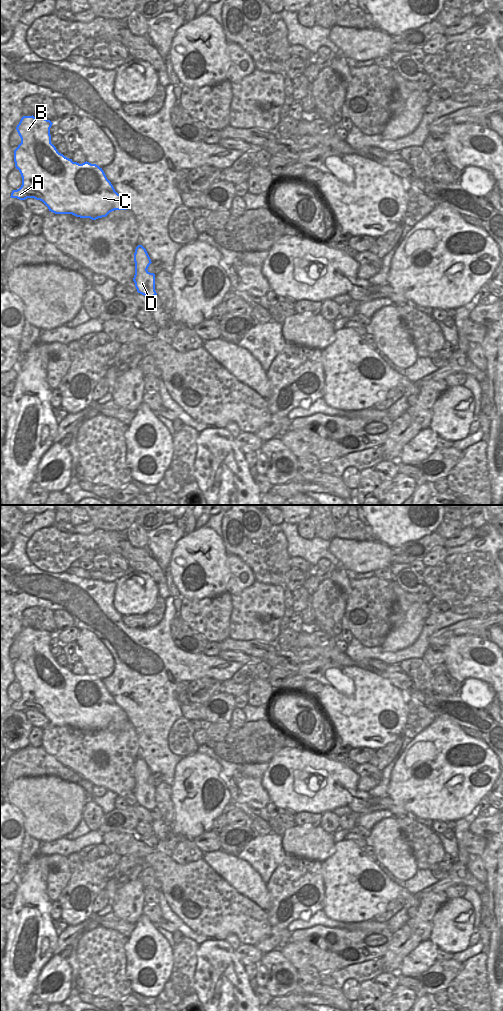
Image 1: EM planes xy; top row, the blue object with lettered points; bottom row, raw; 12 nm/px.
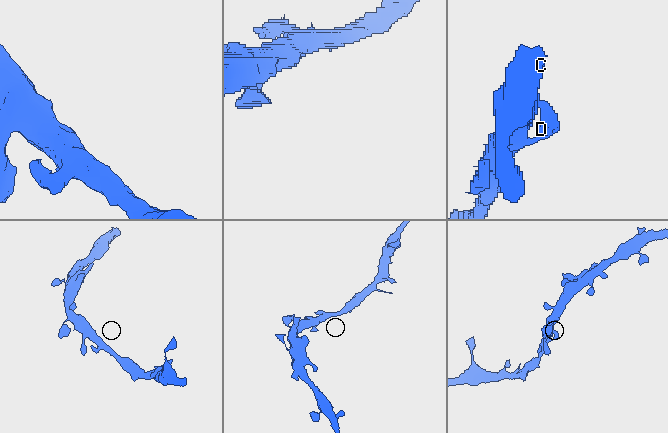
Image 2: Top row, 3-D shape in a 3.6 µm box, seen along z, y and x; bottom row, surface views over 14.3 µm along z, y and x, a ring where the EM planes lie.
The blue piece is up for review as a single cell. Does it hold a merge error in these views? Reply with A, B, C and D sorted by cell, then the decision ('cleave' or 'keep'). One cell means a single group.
A B C D | keep

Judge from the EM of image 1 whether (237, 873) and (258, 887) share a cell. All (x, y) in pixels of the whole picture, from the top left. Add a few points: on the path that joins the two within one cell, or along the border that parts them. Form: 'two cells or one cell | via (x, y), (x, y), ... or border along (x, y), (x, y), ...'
one cell | via (242, 877), (253, 887)

